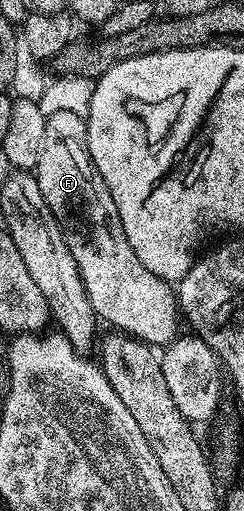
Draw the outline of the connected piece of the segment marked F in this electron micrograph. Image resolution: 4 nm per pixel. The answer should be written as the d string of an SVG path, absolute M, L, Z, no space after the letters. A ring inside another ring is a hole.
M59 110L46 116L42 153L38 153L34 174L46 205L62 229L62 237L70 249L70 257L74 257L80 270L84 292L90 299L97 320L104 322L105 319L112 326L109 328L132 335L156 349L163 348L177 338L177 292L165 279L154 277L154 273L150 273L150 269L146 269L142 261L138 261L134 249L130 249L130 241L126 241L126 229L122 229L122 217L118 217L118 205L114 205L114 197L110 197L110 189L106 181L102 181L88 152L88 124L81 112Z

